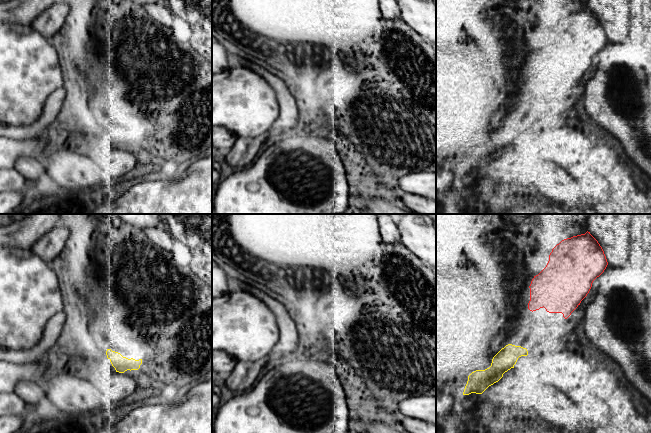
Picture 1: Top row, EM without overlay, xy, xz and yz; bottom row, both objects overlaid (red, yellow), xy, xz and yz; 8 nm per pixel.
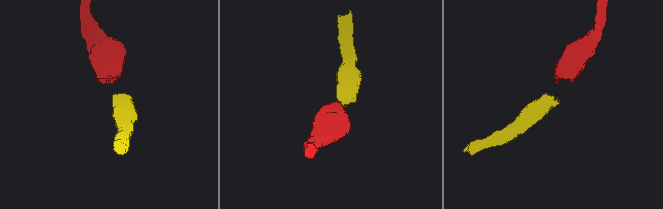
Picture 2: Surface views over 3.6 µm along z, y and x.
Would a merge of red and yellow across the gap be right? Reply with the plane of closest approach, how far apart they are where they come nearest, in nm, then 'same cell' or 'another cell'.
yz | 300 nm | same cell

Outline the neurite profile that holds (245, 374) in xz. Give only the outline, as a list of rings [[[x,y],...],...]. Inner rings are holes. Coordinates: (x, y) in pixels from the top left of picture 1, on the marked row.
[[[269,355],[254,362],[238,361],[226,378],[226,387],[236,394],[242,394],[257,382],[261,369],[271,365],[274,356]]]

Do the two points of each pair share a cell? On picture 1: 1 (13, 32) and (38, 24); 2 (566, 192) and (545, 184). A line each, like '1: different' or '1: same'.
1: different
2: same

